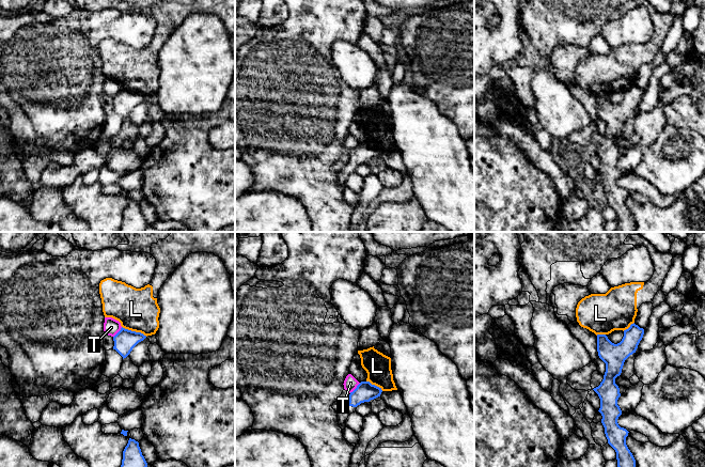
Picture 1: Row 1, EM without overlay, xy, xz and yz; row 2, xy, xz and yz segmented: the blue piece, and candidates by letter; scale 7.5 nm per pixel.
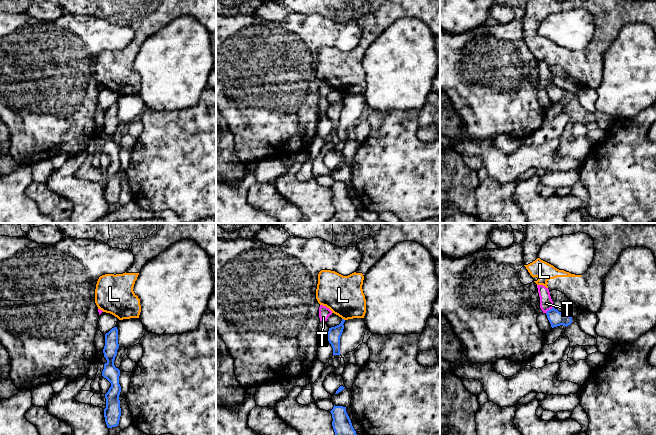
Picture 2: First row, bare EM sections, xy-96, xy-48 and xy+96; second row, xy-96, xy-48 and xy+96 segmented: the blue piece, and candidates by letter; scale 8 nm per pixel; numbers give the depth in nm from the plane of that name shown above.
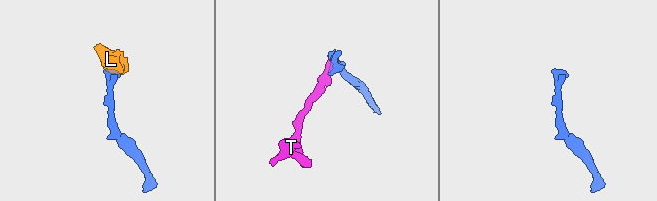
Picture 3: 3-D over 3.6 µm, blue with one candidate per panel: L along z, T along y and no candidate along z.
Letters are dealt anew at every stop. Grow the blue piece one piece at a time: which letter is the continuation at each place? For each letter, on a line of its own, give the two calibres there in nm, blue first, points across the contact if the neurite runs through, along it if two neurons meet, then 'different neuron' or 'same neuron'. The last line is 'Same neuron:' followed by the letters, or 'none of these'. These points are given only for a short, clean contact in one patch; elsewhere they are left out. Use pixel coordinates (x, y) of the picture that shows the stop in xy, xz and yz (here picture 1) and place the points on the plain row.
L: 170 nm thick on the blue side, 320 nm on the other; different neuron
T: 150 nm thick on the blue side, 100 nm on the other; border along xz (360, 143), (349, 153); different neuron
Same neuron: none of these

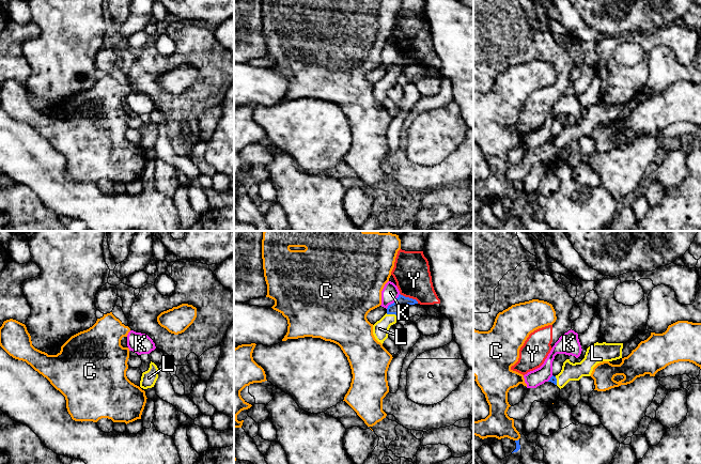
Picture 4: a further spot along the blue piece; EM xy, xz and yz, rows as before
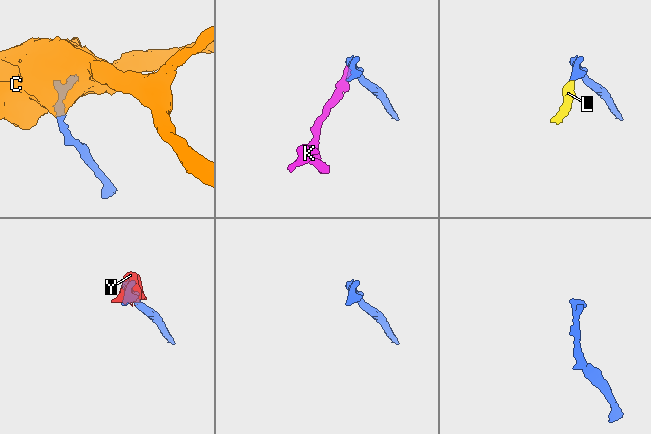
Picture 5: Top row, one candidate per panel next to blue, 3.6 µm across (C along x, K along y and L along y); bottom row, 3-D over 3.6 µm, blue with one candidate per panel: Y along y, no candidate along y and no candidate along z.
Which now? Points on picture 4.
C: 30 nm thick on the blue side, 200 nm on the other; border along yz (518, 199), (515, 201); different neuron
K: 90 nm thick on the blue side, 130 nm on the other; border along xz (400, 55), (386, 68); different neuron
L: 90 nm thick on the blue side, 120 nm on the other; runs through xz (395, 68), (391, 74), (380, 89); same neuron
Y: 90 nm thick on the blue side, 280 nm on the other; different neuron
Same neuron: L

